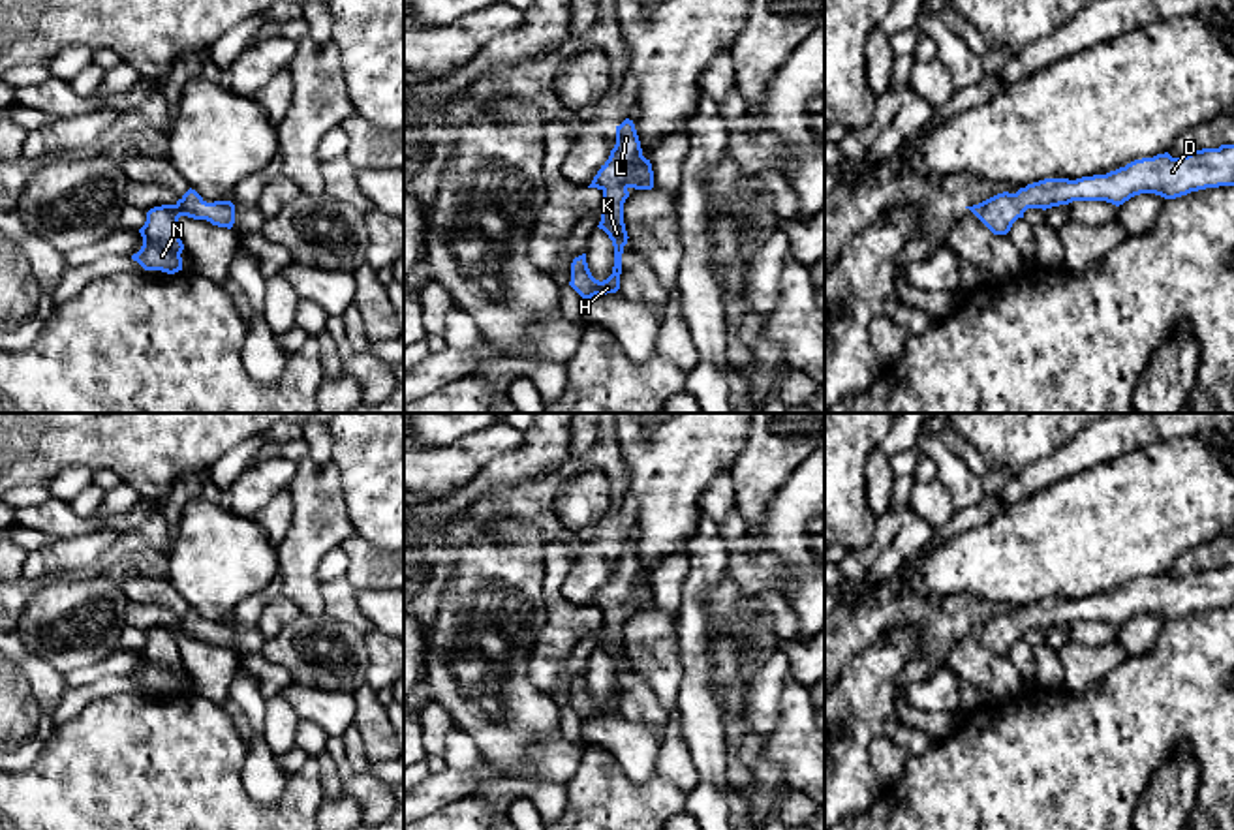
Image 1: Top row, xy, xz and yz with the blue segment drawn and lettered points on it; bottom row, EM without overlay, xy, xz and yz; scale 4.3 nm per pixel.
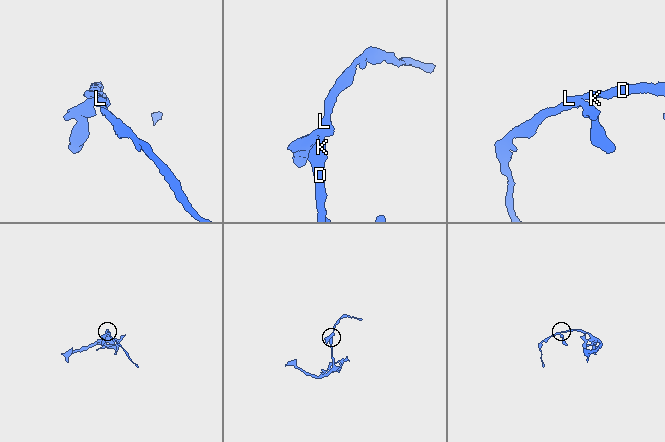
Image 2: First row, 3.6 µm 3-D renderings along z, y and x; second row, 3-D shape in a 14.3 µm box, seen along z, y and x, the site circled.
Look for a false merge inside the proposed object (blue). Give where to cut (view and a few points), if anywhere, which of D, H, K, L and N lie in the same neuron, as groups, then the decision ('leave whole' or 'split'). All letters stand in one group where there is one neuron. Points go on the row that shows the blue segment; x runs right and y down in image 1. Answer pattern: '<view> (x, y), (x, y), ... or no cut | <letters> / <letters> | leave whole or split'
no cut | D H K L N | leave whole

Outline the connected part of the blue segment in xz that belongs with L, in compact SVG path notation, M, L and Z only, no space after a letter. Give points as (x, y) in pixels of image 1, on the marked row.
M625 118L616 126L616 145L588 188L603 192L601 222L597 227L612 240L614 267L612 274L599 282L588 269L586 254L573 259L569 285L582 297L582 300L595 295L616 293L620 289L622 254L629 238L624 223L624 203L629 197L627 190L654 188L652 163L642 156L633 120Z

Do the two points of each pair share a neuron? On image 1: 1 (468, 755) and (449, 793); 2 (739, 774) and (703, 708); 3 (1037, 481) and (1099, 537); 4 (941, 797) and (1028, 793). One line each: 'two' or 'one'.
1: two
2: two
3: two
4: one

